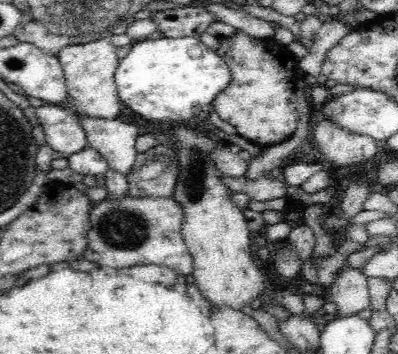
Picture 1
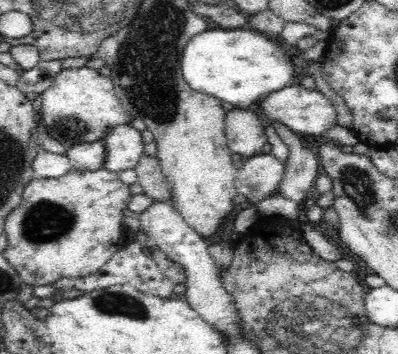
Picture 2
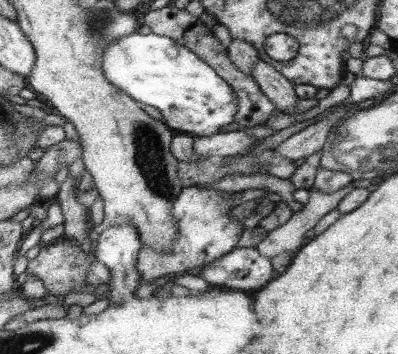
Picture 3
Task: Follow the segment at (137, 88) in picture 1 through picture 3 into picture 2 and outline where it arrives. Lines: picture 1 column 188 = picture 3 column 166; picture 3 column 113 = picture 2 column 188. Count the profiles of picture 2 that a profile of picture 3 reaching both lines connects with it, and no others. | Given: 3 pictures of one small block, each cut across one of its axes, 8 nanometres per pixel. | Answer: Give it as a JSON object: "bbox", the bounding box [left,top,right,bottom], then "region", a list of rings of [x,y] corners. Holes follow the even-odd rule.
{"bbox":[182,30,292,110],"region":[[[204,30],[204,34],[190,38],[190,42],[184,46],[182,76],[192,90],[210,94],[218,100],[232,104],[234,108],[248,110],[248,108],[256,106],[268,94],[288,88],[292,84],[292,66],[290,66],[290,60],[286,58],[282,46],[278,46],[278,42],[270,40],[264,34],[256,34],[250,30]]]}

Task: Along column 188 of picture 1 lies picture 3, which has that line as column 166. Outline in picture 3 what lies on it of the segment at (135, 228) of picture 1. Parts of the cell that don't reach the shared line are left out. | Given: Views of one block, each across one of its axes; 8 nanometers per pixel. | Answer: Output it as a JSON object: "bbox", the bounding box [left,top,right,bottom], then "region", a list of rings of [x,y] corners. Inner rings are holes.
{"bbox":[137,188,243,282],"region":[[[183,188],[177,200],[173,202],[173,218],[177,218],[177,226],[179,226],[177,240],[171,244],[169,250],[163,252],[157,252],[151,246],[139,250],[137,272],[141,274],[141,280],[155,282],[157,278],[171,272],[203,268],[229,254],[237,246],[243,228],[241,228],[241,220],[233,220],[229,216],[229,210],[233,210],[239,204],[231,204],[227,196],[231,194],[205,190],[205,188]]]}

